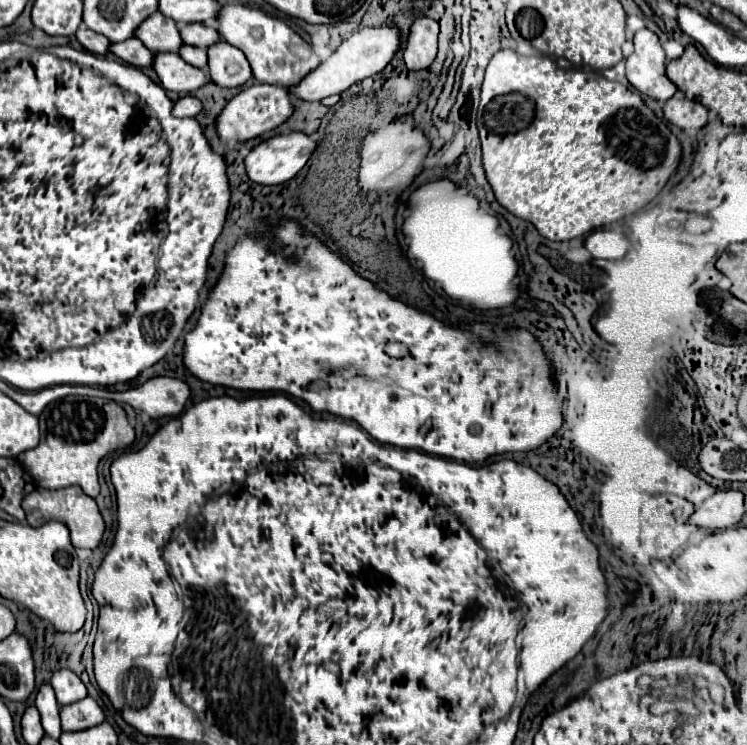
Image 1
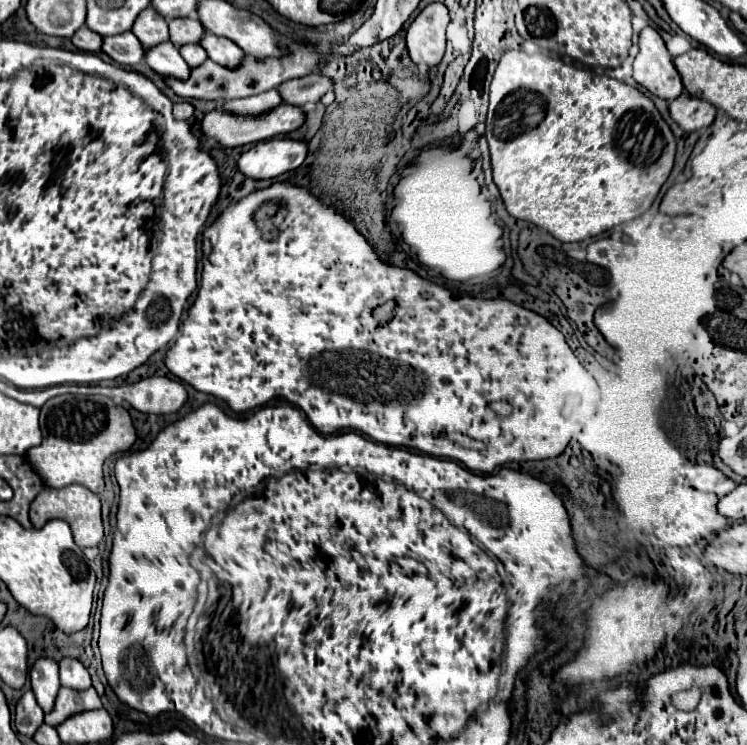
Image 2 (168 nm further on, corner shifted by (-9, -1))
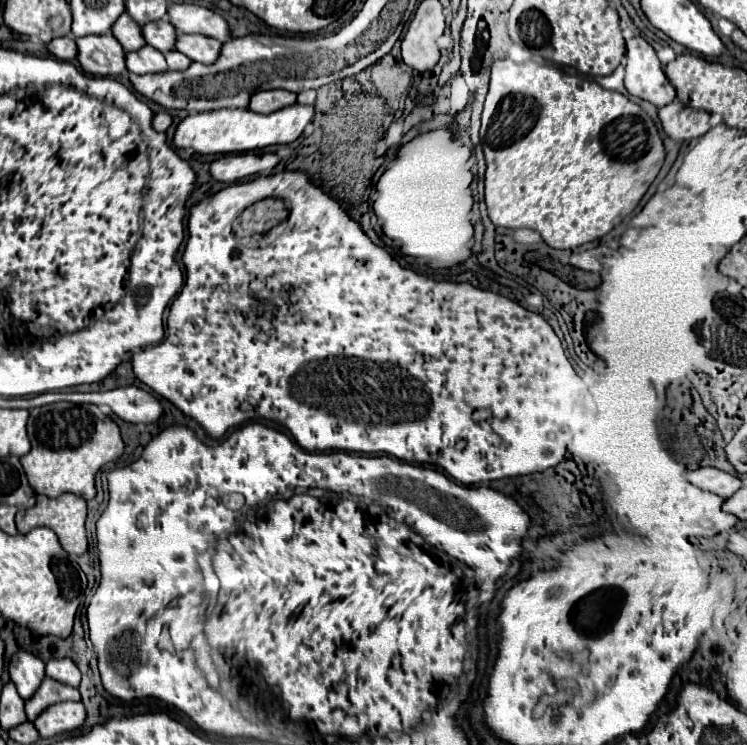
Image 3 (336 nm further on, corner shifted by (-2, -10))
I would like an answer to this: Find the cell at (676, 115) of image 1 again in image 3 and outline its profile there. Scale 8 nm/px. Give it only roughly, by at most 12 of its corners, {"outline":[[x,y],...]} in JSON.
{"outline":[[680,100],[660,110],[664,132],[690,142],[710,130],[708,112]]}

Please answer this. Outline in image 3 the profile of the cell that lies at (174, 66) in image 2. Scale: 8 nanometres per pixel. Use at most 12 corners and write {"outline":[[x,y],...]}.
{"outline":[[144,46],[126,54],[126,68],[134,74],[166,72],[162,52]]}

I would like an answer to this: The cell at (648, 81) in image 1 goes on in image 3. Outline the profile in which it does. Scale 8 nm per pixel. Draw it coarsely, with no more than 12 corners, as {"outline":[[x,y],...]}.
{"outline":[[626,42],[626,90],[662,108],[676,98],[654,48]]}

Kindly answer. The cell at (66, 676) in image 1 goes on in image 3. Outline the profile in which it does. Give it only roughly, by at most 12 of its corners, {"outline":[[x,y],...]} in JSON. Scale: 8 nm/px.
{"outline":[[70,658],[50,660],[46,674],[78,688],[80,670]]}

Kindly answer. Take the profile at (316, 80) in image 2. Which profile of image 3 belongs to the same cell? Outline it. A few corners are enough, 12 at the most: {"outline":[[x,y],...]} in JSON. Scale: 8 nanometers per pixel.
{"outline":[[266,90],[250,96],[248,110],[272,114],[296,104],[288,90]]}

